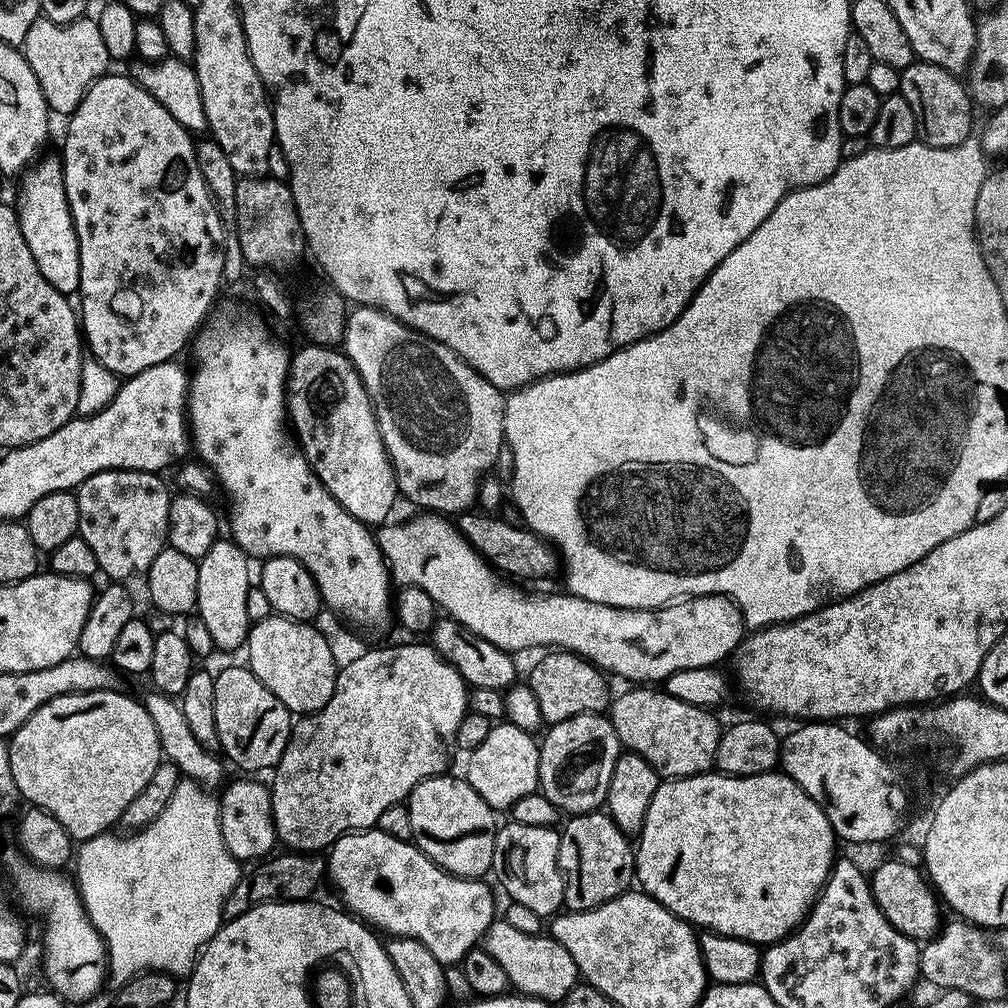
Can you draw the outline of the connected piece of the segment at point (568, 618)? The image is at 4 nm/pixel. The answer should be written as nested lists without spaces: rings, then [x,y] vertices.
[[[427,510],[416,515],[420,516],[412,516],[401,524],[388,522],[375,529],[376,544],[384,555],[391,579],[395,583],[397,580],[400,586],[420,587],[430,596],[437,609],[444,611],[445,608],[448,611],[445,613],[451,619],[478,634],[478,638],[486,638],[486,642],[494,642],[494,646],[507,652],[519,654],[527,648],[574,652],[585,660],[591,660],[601,672],[613,677],[616,675],[624,680],[632,680],[628,682],[663,682],[678,670],[723,665],[723,660],[727,656],[729,659],[745,639],[744,615],[735,600],[726,596],[681,598],[663,608],[615,608],[602,602],[586,602],[586,598],[578,598],[563,591],[552,592],[549,596],[531,596],[515,588],[520,586],[509,582],[480,556],[459,527],[453,521],[452,524],[448,521],[451,519],[447,515]]]

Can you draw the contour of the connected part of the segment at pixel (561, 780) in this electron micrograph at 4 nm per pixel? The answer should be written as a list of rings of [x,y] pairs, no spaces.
[[[599,712],[578,714],[551,725],[539,741],[539,791],[564,814],[597,811],[607,801],[610,778],[622,745],[607,715]]]

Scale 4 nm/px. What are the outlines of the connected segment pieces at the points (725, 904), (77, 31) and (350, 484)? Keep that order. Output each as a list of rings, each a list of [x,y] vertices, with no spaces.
[[[713,770],[698,776],[665,779],[650,802],[650,810],[646,810],[646,818],[644,825],[640,827],[638,839],[640,839],[640,844],[638,840],[634,848],[636,857],[634,876],[638,884],[640,880],[639,887],[643,891],[653,896],[664,908],[669,908],[675,916],[681,916],[683,920],[688,921],[697,929],[718,932],[722,936],[733,936],[739,940],[749,940],[757,946],[775,944],[785,936],[791,936],[799,928],[801,922],[807,918],[813,904],[816,903],[816,897],[823,890],[824,883],[828,881],[828,875],[838,856],[836,853],[838,837],[832,831],[830,822],[818,806],[818,802],[814,802],[814,798],[810,798],[806,790],[798,786],[798,782],[794,782],[780,770],[753,776],[725,776]]]
[[[81,18],[69,24],[56,24],[52,20],[38,19],[30,26],[30,34],[26,34],[22,51],[30,70],[34,70],[34,78],[38,78],[38,86],[42,86],[42,94],[46,98],[49,109],[53,113],[61,112],[64,118],[72,115],[72,111],[80,105],[88,88],[109,71],[110,57],[106,50],[106,42],[102,42],[102,30],[98,30],[95,19]]]
[[[307,346],[300,353],[291,357],[288,366],[288,387],[286,389],[286,412],[290,424],[296,427],[295,439],[312,463],[316,477],[324,483],[326,490],[338,501],[348,513],[369,526],[380,526],[389,519],[392,507],[398,501],[396,475],[388,457],[386,446],[382,442],[380,427],[360,381],[360,375],[354,370],[343,351],[332,346]]]

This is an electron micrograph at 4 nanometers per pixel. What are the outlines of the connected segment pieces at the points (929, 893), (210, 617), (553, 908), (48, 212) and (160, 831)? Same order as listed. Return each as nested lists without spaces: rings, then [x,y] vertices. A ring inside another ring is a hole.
[[[899,858],[884,860],[870,872],[870,883],[882,914],[888,919],[890,926],[897,928],[903,936],[909,936],[917,942],[927,942],[940,931],[942,904],[920,868],[914,868]]]
[[[217,538],[214,546],[206,550],[206,554],[198,561],[198,598],[196,599],[195,611],[198,619],[206,622],[206,630],[210,630],[213,649],[224,652],[232,652],[235,648],[243,649],[248,639],[250,621],[246,614],[246,594],[250,587],[248,581],[249,556],[237,546],[231,538]]]
[[[505,823],[496,833],[494,858],[491,871],[496,872],[502,887],[508,891],[508,900],[527,906],[542,918],[551,918],[564,908],[564,876],[560,873],[558,850],[560,849],[560,834],[555,827],[522,826],[521,824]]]
[[[41,155],[19,177],[20,189],[16,192],[14,207],[18,214],[18,222],[22,226],[22,238],[26,238],[26,246],[30,246],[30,254],[34,254],[38,270],[42,270],[42,278],[46,278],[46,282],[50,282],[54,290],[71,297],[80,291],[78,234],[74,230],[66,198],[64,161],[59,155],[48,155]]]
[[[181,778],[166,810],[162,810],[150,826],[133,831],[125,840],[112,835],[85,840],[74,852],[74,883],[88,920],[104,940],[104,950],[108,953],[107,983],[118,990],[143,972],[187,977],[196,967],[204,947],[219,930],[224,920],[226,898],[230,898],[242,875],[241,861],[235,860],[222,842],[217,797],[193,780]]]

